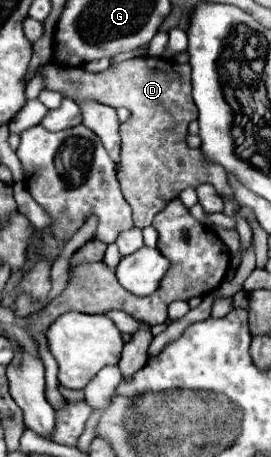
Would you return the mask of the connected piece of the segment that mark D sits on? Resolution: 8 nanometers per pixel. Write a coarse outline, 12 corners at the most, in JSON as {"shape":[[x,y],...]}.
{"shape":[[189,63],[45,65],[47,89],[125,107],[117,181],[145,229],[185,187],[233,199],[187,145]]}

